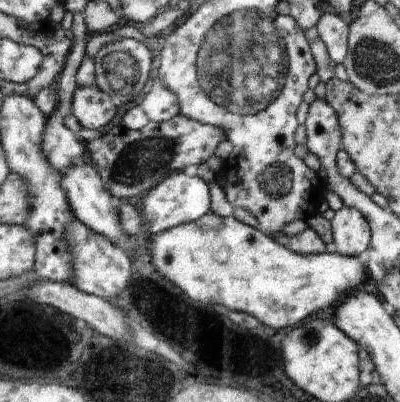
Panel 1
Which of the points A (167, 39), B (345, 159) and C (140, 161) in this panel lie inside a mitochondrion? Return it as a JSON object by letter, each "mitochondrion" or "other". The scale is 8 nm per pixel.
{"A":"other","B":"other","C":"mitochondrion"}

